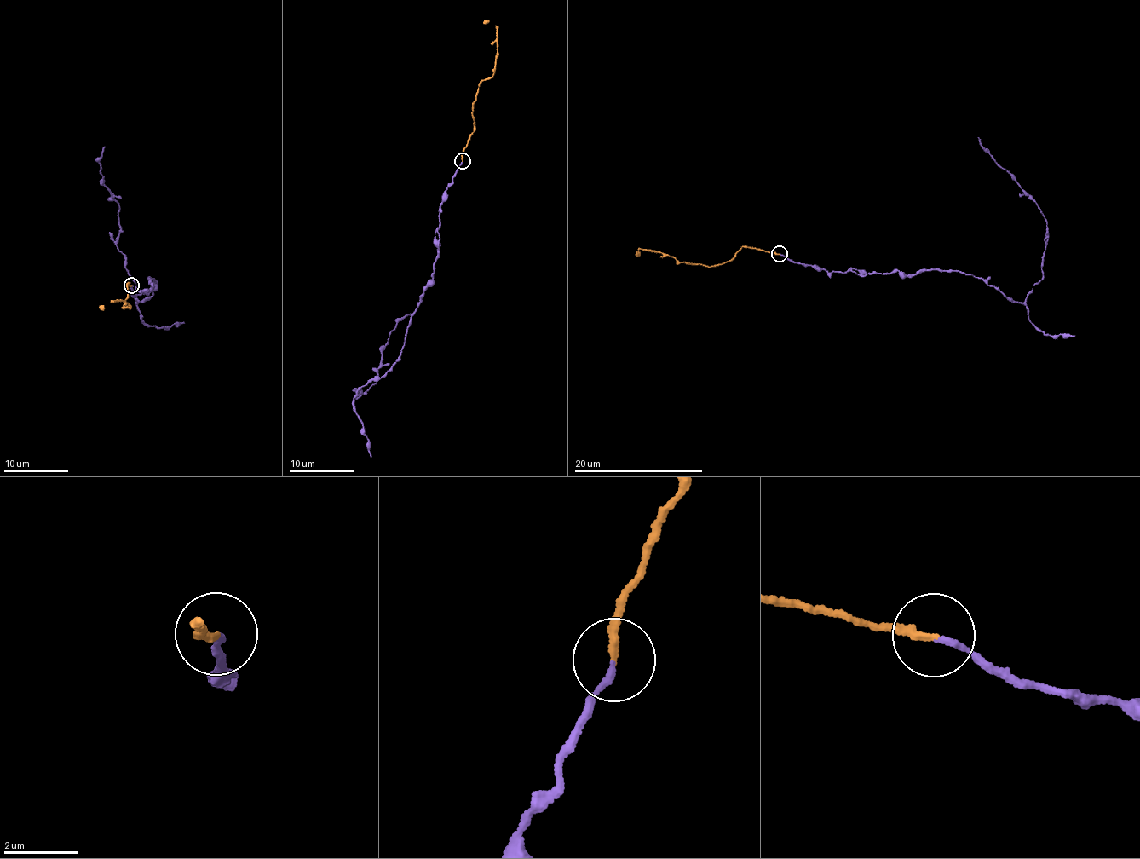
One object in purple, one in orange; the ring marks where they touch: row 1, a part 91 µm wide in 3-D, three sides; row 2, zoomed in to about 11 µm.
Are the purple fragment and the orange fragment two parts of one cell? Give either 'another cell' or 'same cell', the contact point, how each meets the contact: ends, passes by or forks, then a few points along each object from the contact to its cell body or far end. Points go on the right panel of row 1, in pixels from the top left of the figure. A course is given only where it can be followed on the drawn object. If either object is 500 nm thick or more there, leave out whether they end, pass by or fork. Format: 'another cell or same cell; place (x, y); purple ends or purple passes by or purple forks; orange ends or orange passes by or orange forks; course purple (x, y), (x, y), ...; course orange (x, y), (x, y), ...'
another cell; place (779, 254); purple ends; orange ends; course purple (780, 254), (829, 272), (910, 276), (958, 271), (1021, 302), (1043, 276), (1046, 221), (978, 137); course orange (780, 254), (743, 247), (730, 260), (721, 264), (680, 262), (656, 250), (639, 248), (637, 255)

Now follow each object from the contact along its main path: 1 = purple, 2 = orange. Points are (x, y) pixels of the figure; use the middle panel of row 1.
1: (462, 161), (440, 209), (432, 281), (404, 346), (356, 398), (355, 390), (375, 383), (389, 333), (412, 313)
2: (462, 161), (473, 125), (478, 85), (494, 72), (497, 26), (483, 20)

